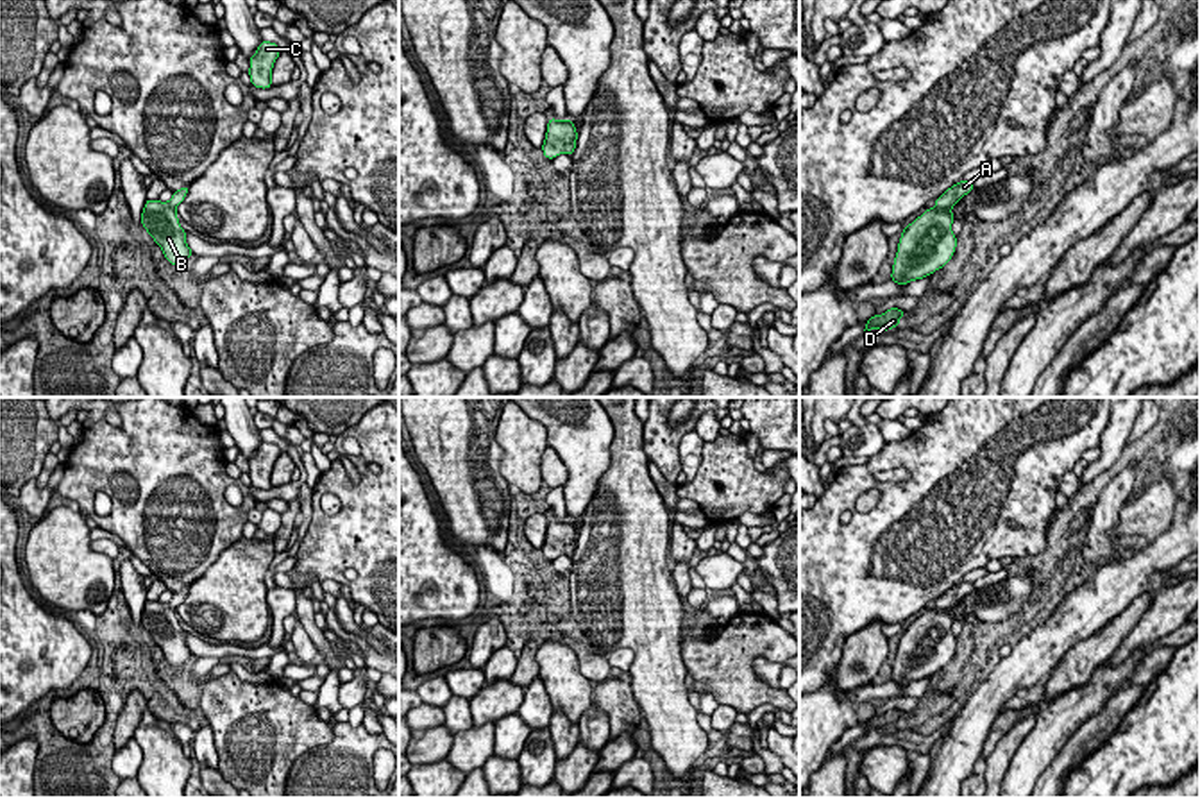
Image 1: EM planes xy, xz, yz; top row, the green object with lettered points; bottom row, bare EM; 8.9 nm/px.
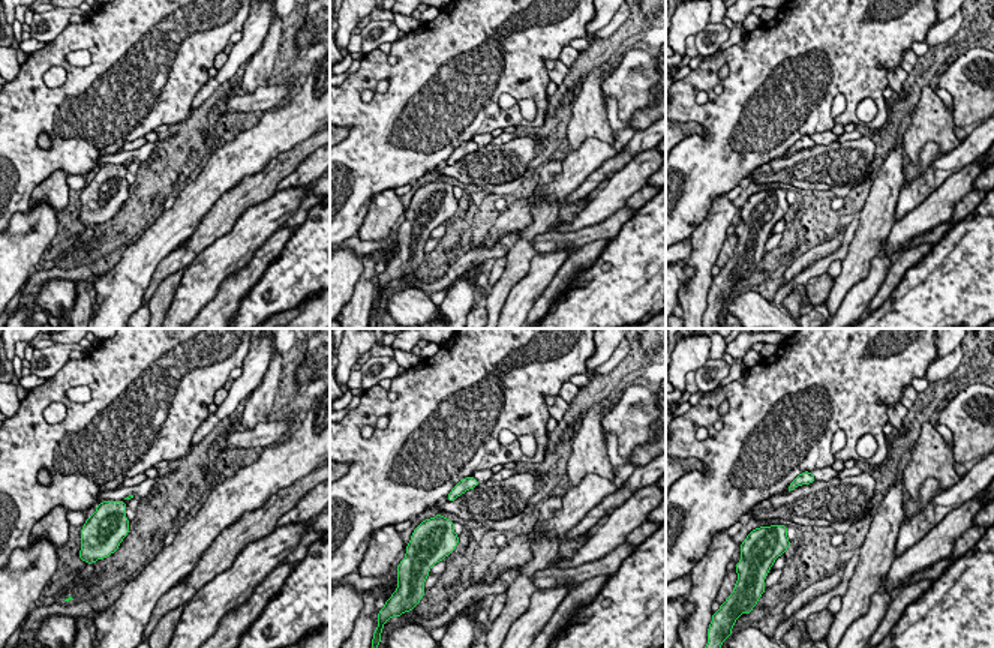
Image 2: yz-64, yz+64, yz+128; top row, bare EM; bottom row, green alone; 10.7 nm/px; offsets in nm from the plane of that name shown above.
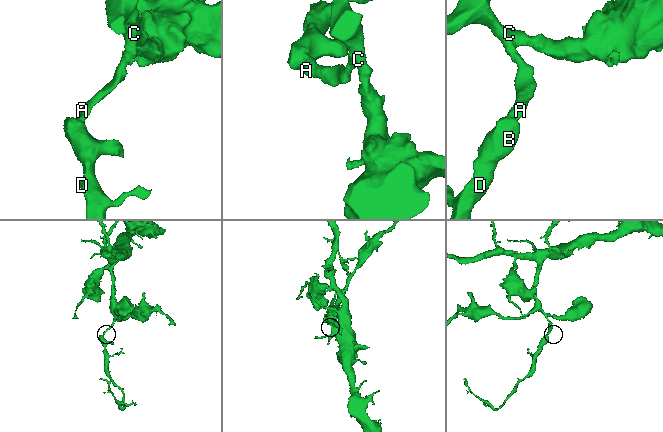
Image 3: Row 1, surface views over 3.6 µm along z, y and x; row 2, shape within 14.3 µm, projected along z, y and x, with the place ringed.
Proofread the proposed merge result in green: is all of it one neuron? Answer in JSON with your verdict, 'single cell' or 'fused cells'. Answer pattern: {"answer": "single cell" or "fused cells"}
{"answer": "single cell"}

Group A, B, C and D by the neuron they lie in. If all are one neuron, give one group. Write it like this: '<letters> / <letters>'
A B C D

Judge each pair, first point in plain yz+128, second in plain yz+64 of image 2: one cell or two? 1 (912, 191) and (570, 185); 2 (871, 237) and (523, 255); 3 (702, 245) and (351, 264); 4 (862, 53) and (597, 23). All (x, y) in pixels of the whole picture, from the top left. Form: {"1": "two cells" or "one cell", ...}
{"1": "two cells", "2": "one cell", "3": "two cells", "4": "two cells"}

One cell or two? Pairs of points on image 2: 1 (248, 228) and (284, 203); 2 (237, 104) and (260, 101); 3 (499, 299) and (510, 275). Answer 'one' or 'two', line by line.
1: one
2: one
3: one

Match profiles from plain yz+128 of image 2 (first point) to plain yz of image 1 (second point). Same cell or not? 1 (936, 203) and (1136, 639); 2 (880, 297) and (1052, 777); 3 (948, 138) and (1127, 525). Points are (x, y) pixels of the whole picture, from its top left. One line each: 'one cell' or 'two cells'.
1: one cell
2: one cell
3: two cells

